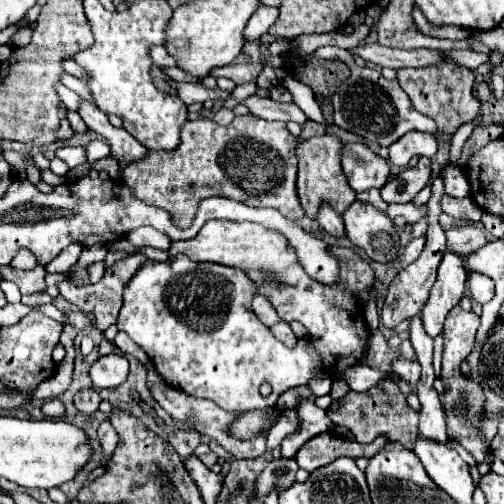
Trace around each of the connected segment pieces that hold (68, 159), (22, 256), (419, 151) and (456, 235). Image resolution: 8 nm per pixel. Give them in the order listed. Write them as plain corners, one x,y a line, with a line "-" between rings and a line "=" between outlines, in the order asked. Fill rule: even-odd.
62,147
62,149
56,149
56,157
62,159
70,169
80,165
80,163
86,163
84,147
=
21,249
13,258
10,265
17,269
30,270
37,265
37,261
31,252
27,249
=
412,131
390,145
390,163
398,167
406,167
412,157
428,157
436,155
436,137
430,133
=
466,225
466,227
454,227
446,233
448,237
448,247
454,253
472,253
478,251
480,247
484,247
488,243
486,235
482,229
474,227
474,225

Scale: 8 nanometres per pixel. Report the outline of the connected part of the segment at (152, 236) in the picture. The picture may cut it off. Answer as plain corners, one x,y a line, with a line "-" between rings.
139,227
125,236
134,246
140,248
150,246
155,249
167,251
171,245
171,239
153,227

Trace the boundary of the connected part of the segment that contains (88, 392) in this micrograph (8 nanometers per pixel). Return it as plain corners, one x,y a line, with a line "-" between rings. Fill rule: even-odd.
90,387
90,389
80,389
80,391
76,393
76,397
74,397
76,409
78,409
82,415
86,415
86,417
90,417
90,415
94,415
94,413
98,411
100,401
102,401
102,397
98,395
98,391
94,391
94,387

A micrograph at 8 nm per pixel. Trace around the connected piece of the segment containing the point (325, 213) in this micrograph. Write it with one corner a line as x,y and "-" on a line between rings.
320,203
320,211
318,211
316,221
330,235
336,235
336,237
344,235
344,221
340,215
336,215
336,211
330,207
330,203

